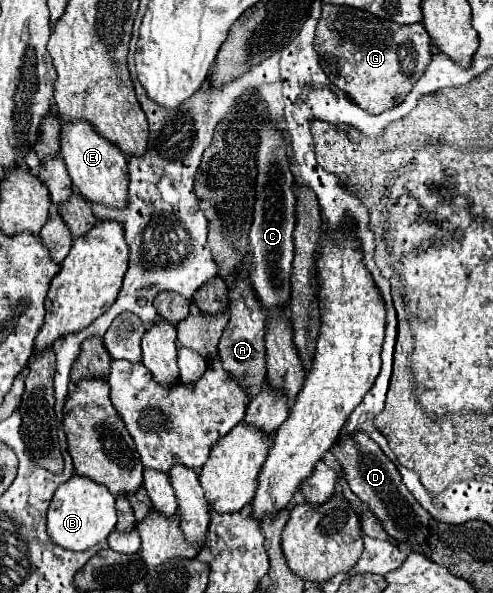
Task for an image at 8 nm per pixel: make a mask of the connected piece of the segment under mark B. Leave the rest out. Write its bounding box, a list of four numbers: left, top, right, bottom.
[47,475,117,551]

